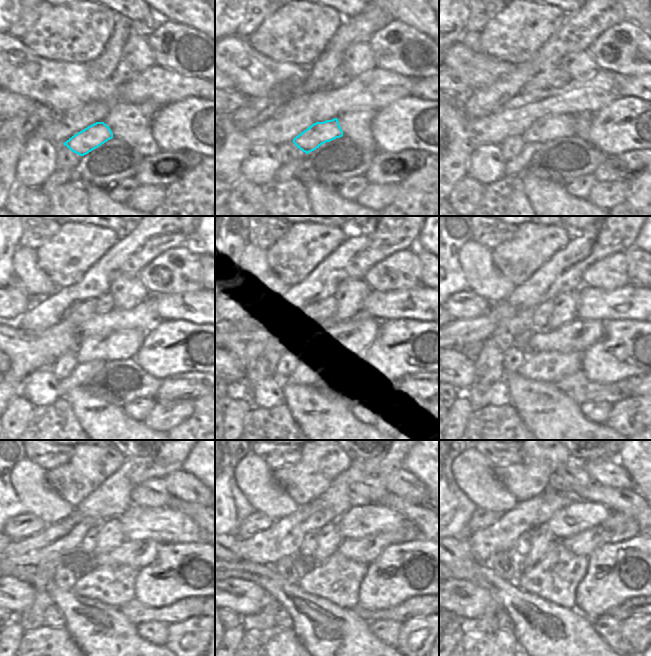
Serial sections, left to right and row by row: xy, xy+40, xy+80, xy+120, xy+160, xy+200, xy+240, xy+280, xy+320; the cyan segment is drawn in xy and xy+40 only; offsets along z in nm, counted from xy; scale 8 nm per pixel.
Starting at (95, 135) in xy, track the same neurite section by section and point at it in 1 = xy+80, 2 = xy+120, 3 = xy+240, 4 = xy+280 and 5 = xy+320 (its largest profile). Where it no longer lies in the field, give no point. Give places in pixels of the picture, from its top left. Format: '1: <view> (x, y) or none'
1: xy+80 (547, 128)
2: xy+120 (123, 344)
3: xy+240 (137, 553)
4: xy+280 (364, 550)
5: xy+320 (619, 527)

